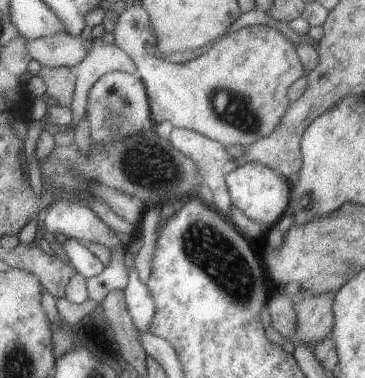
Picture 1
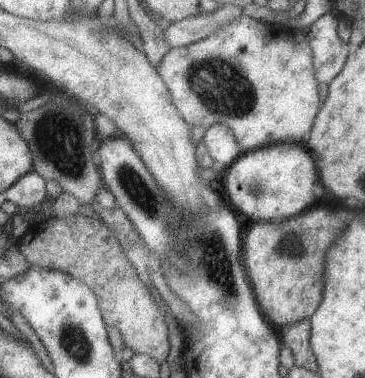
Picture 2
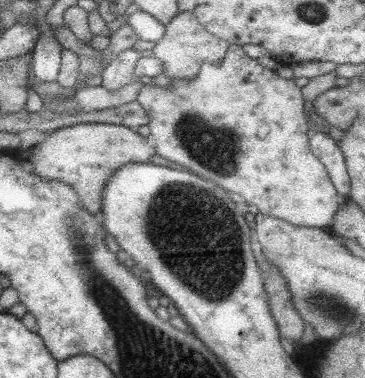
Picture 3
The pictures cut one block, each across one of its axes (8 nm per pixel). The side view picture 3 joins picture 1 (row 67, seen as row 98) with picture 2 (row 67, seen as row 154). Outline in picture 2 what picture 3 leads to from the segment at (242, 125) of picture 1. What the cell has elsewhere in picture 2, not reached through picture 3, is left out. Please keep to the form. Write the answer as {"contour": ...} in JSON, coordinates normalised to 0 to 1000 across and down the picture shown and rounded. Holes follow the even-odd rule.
{"contour":[[[660,42],[551,111],[468,127],[436,164],[430,190],[452,217],[479,286],[523,344],[534,333],[573,339],[584,328],[616,328],[627,349],[638,349],[660,402],[693,402],[742,381],[825,381],[830,354],[852,349],[863,307],[879,291],[868,254],[874,212],[863,201],[858,138],[836,90],[786,69],[732,69],[677,42]]]}

